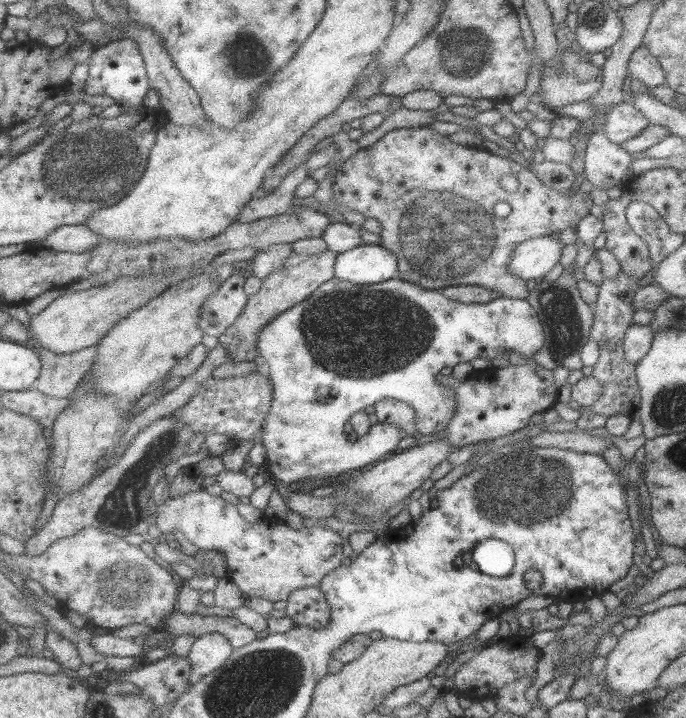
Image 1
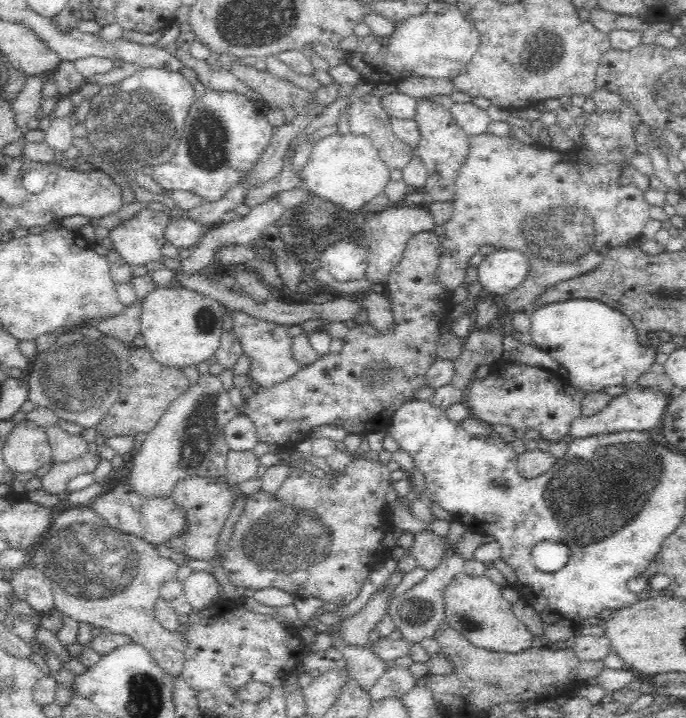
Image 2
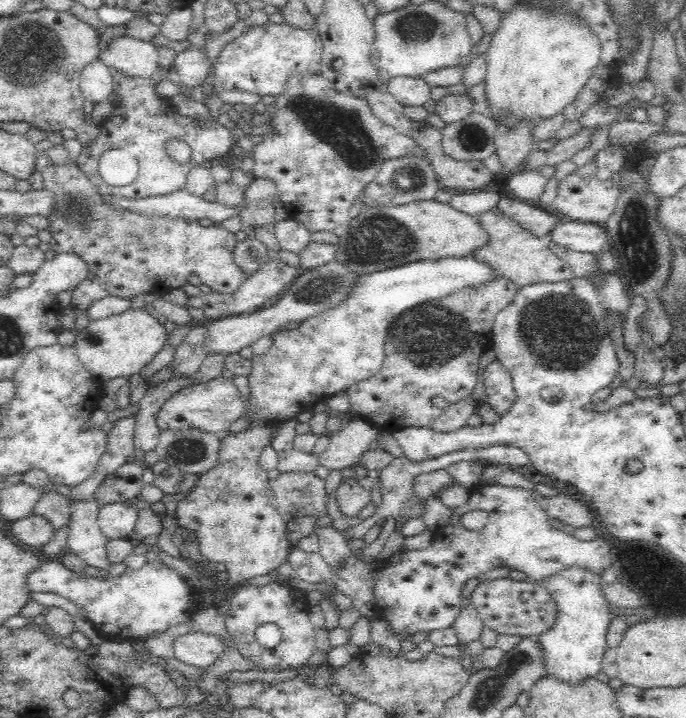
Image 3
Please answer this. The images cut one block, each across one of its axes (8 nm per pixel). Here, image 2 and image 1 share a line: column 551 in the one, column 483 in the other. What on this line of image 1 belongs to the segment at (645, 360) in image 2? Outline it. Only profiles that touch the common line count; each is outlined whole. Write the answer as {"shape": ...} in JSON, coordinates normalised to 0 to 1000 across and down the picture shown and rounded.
{"shape":[[[583,384],[576,386],[573,390],[561,391],[560,394],[550,396],[515,396],[512,393],[506,393],[504,390],[497,390],[496,387],[484,387],[478,394],[469,396],[448,418],[439,419],[439,423],[433,423],[427,429],[421,430],[418,435],[413,435],[405,443],[399,443],[399,446],[388,454],[388,457],[378,462],[376,467],[376,490],[385,499],[388,504],[386,513],[392,517],[397,524],[397,532],[399,536],[399,557],[398,564],[395,564],[395,571],[392,571],[392,577],[389,577],[389,582],[386,582],[386,593],[383,593],[383,607],[380,607],[382,614],[388,624],[391,625],[391,641],[389,645],[383,649],[389,652],[392,660],[395,660],[395,666],[398,669],[407,669],[413,674],[418,677],[427,678],[429,673],[433,669],[445,669],[445,666],[480,666],[480,663],[487,664],[496,660],[503,659],[507,655],[534,655],[538,650],[538,646],[547,646],[551,641],[558,641],[564,632],[573,632],[574,627],[580,624],[582,617],[593,609],[593,602],[587,599],[587,596],[582,596],[582,593],[576,593],[576,591],[567,591],[567,588],[551,588],[541,595],[541,599],[532,604],[532,607],[523,609],[520,616],[509,613],[509,607],[500,602],[500,593],[512,585],[512,579],[517,577],[517,574],[523,574],[523,571],[529,571],[529,568],[535,568],[535,565],[545,565],[550,560],[564,556],[564,554],[576,554],[577,557],[585,557],[587,560],[593,560],[593,563],[599,564],[602,570],[608,571],[608,577],[612,578],[609,582],[609,593],[615,599],[617,607],[628,607],[628,604],[634,604],[634,602],[643,602],[643,599],[649,599],[652,593],[655,593],[655,588],[657,588],[657,582],[663,579],[663,571],[668,568],[668,549],[659,540],[652,540],[647,535],[643,535],[640,525],[646,518],[655,517],[659,511],[666,510],[666,507],[672,506],[685,506],[687,501],[692,501],[695,496],[707,496],[714,501],[719,500],[723,494],[733,494],[733,489],[748,489],[759,494],[761,499],[773,499],[773,496],[778,496],[786,487],[790,486],[790,475],[793,474],[793,467],[790,465],[790,453],[784,446],[784,442],[778,436],[777,429],[768,422],[765,416],[757,415],[723,415],[714,418],[711,422],[687,422],[678,423],[678,421],[665,419],[656,416],[649,409],[643,409],[641,403],[625,403],[614,398],[612,396],[605,396],[592,390],[587,390]]]}

